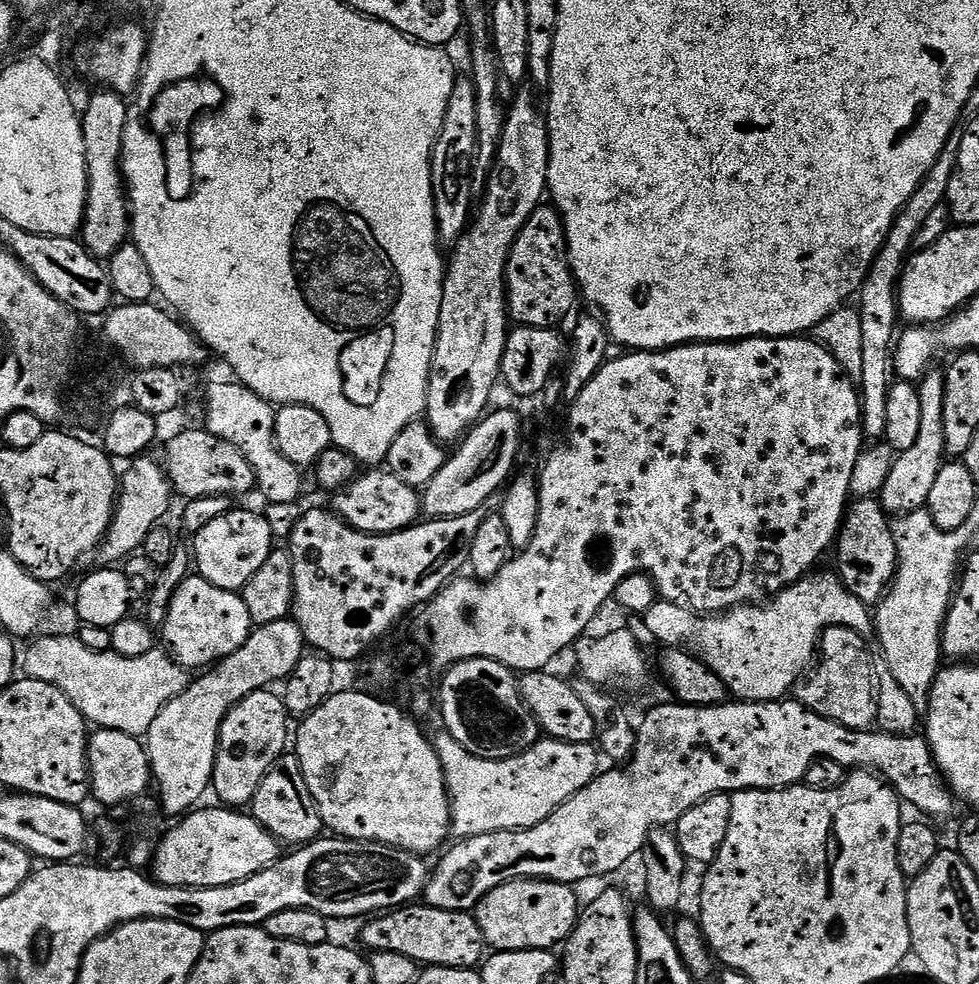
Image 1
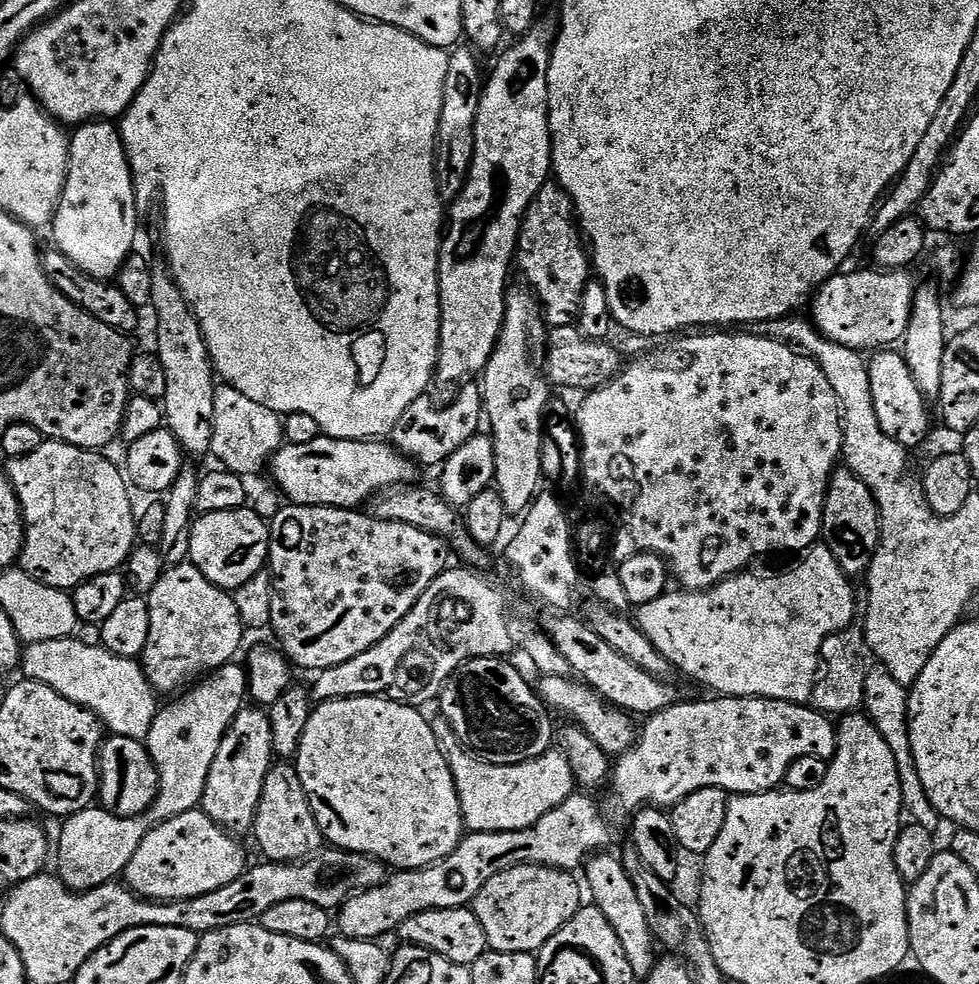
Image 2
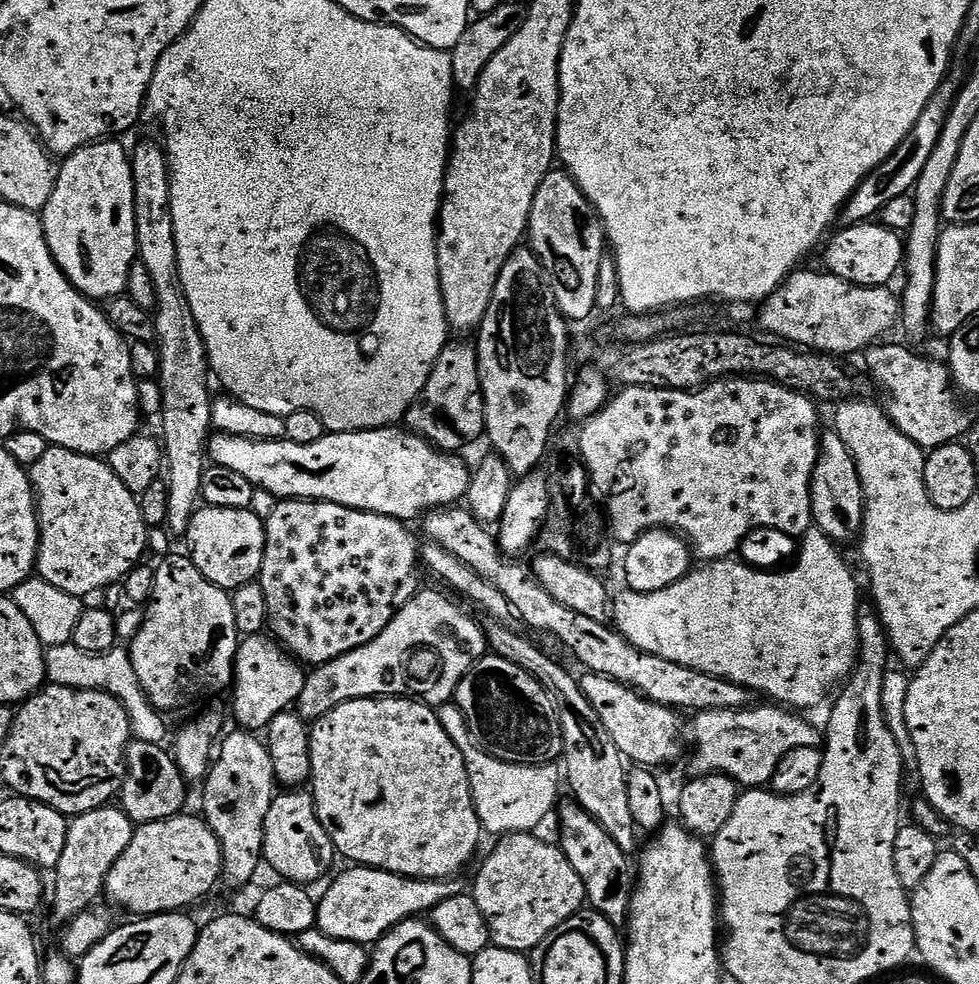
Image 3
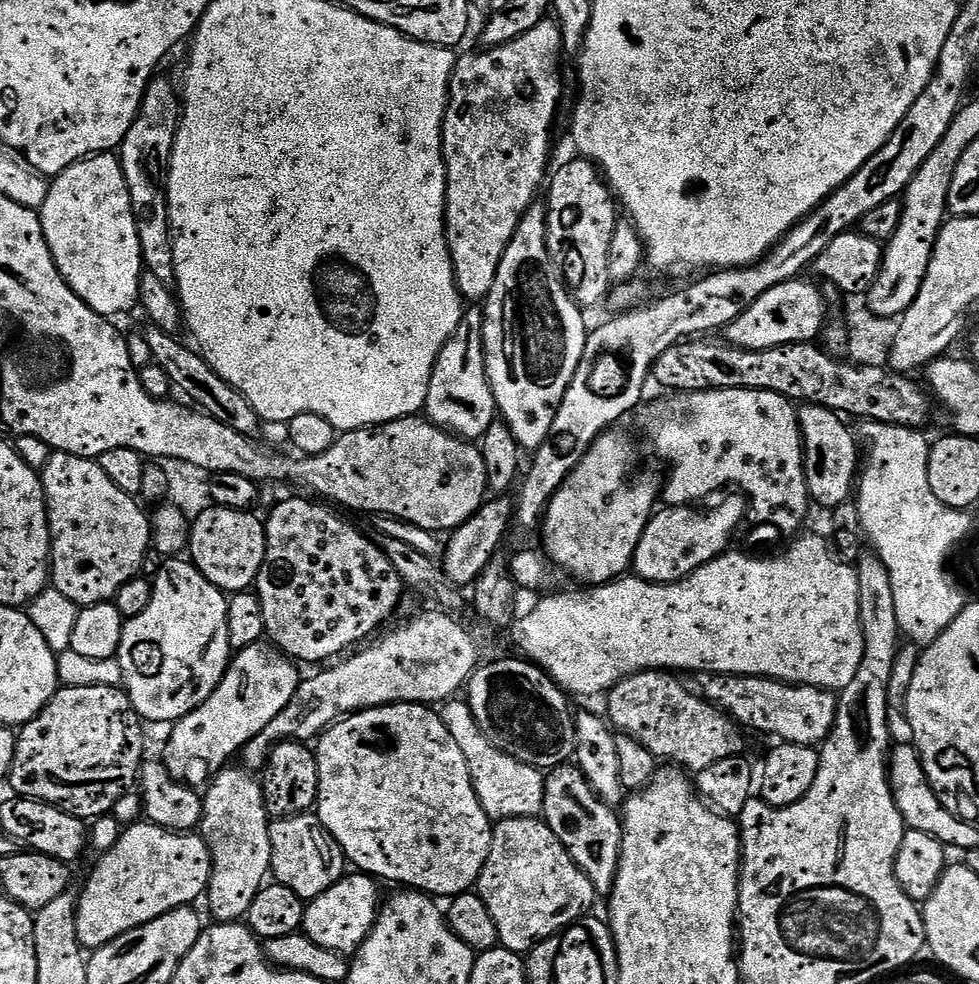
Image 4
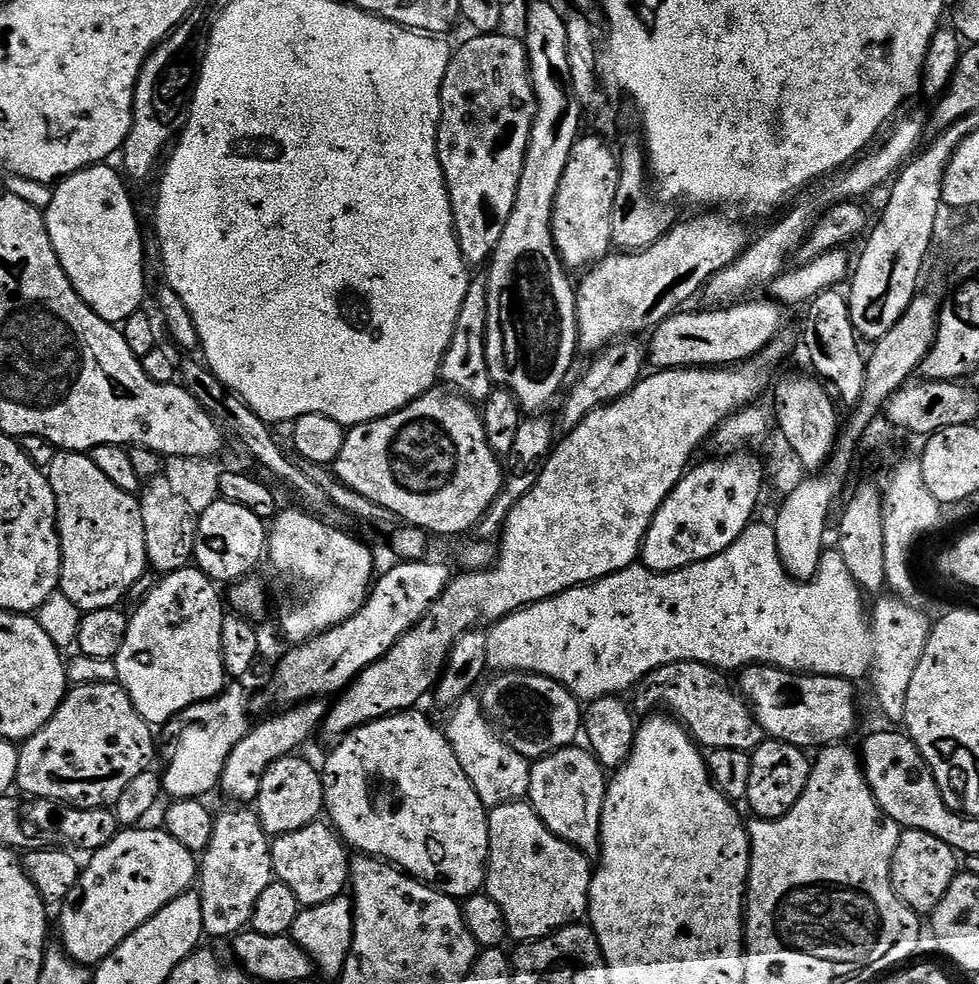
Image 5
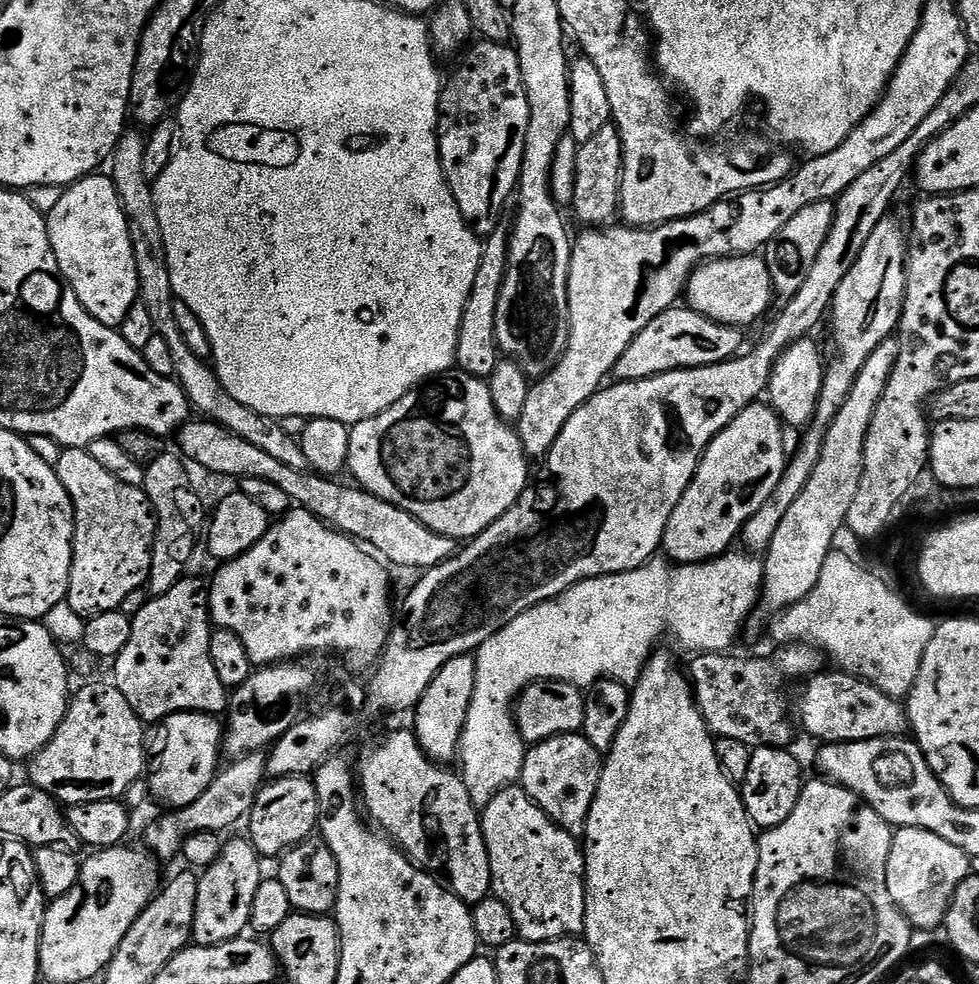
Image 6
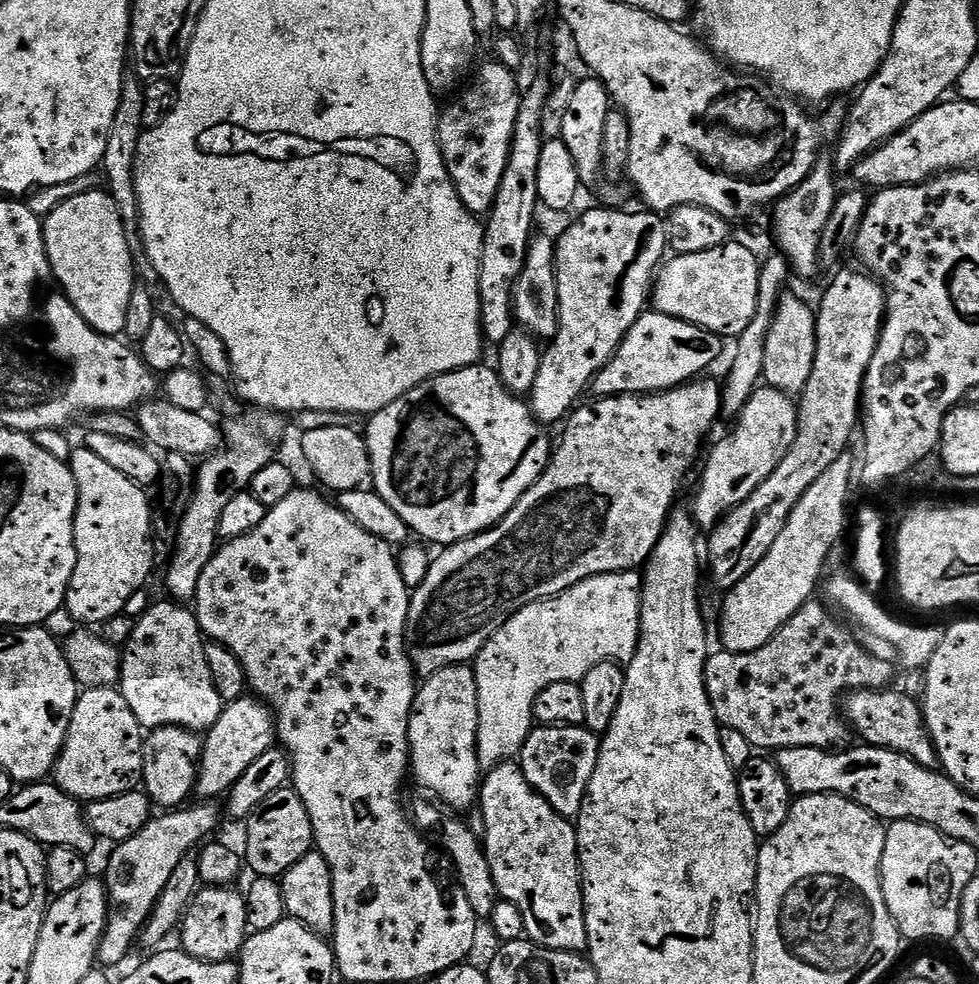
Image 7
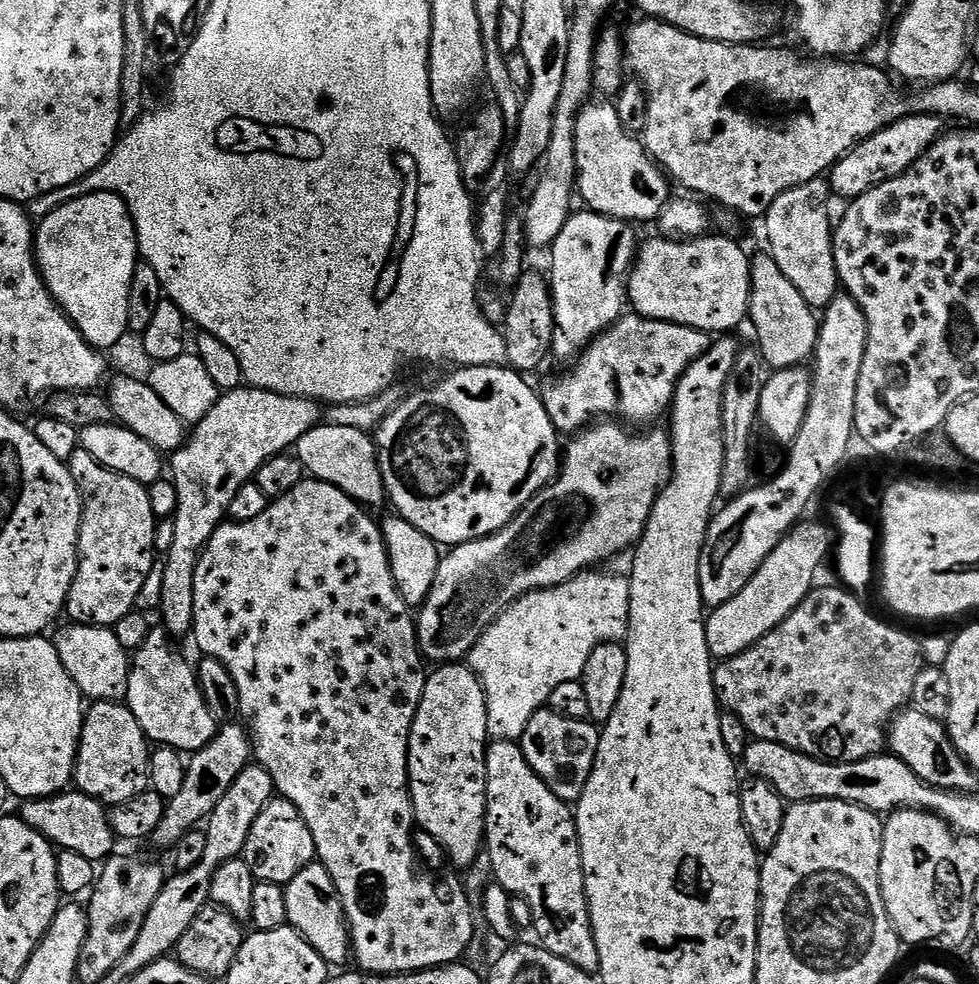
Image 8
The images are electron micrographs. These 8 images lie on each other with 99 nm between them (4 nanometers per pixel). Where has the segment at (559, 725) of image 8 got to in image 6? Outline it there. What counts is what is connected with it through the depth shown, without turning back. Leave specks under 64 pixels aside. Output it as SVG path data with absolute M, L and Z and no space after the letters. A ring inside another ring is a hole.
M571 732L531 745L525 751L519 783L525 794L544 811L559 828L571 836L583 837L590 806L598 790L602 753L582 734Z

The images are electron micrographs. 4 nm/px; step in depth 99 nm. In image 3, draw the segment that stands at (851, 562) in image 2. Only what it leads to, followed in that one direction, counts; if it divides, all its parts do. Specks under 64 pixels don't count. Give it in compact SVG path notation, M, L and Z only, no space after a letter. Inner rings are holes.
M834 430L821 435L820 453L812 475L812 518L837 545L845 546L861 535L864 526L864 491L846 442Z

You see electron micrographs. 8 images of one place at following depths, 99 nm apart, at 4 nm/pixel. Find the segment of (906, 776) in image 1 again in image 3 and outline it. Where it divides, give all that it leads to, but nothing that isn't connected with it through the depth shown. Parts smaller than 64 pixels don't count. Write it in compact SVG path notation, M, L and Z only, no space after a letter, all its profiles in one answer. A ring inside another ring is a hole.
M749 706L747 708L739 708L738 710L710 710L709 712L697 712L695 713L695 715L693 715L691 717L692 720L692 729L689 730L687 729L686 732L686 740L687 743L690 745L690 752L691 752L691 748L692 748L692 772L695 773L695 775L698 776L709 776L712 772L720 772L723 776L728 776L731 778L731 780L736 781L737 784L743 786L745 789L748 790L756 790L759 789L761 786L768 786L771 785L772 782L772 775L774 774L774 770L778 770L778 762L782 762L782 758L786 758L786 754L790 754L790 750L798 750L799 748L801 748L802 746L810 746L811 748L820 748L821 744L822 744L822 732L820 729L820 732L818 729L815 728L814 725L811 724L810 721L808 720L803 720L802 717L803 715L797 714L795 711L789 710L787 707L784 706L768 706L768 707L772 707L772 708L756 708L757 706ZM348 866L348 869L329 886L324 897L319 897L316 905L316 927L330 938L342 938L342 942L358 942L374 946L394 926L404 920L411 920L417 914L431 913L438 902L461 895L461 881L411 880L409 876L399 876L381 868Z

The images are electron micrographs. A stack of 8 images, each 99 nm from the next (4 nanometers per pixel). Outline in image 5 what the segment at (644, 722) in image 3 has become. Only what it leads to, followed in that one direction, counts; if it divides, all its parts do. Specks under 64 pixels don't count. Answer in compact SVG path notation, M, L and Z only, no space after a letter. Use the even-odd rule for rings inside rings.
M674 662L662 666L658 670L654 670L649 676L645 676L634 689L636 695L636 704L634 700L634 708L637 713L652 714L665 704L667 711L671 713L675 719L679 720L688 730L689 736L700 745L701 749L711 750L742 750L751 753L752 749L759 744L765 743L766 737L762 726L756 721L756 716L752 712L752 707L748 701L740 695L739 691L727 680L725 673L719 668L712 668L709 664L702 662Z

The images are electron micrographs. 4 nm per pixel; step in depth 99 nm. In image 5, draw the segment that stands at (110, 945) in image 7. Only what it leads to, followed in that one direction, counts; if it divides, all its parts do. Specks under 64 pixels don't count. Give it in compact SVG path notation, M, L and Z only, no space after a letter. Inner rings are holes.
M323 699L305 700L302 704L294 704L277 711L280 712L277 716L262 721L257 728L256 725L249 727L238 746L230 750L230 758L226 758L226 766L220 775L219 791L224 791L237 805L251 805L258 798L262 778L266 778L270 766L293 755L315 732L319 733L329 711L329 705Z

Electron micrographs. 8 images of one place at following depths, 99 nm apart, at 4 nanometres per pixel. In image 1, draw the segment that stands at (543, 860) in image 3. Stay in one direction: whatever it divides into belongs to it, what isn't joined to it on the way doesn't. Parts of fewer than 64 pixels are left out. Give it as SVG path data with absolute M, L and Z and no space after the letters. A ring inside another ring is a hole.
M511 880L486 894L476 903L474 915L482 934L484 943L489 949L497 952L525 952L531 948L545 950L555 949L567 941L568 935L576 929L578 908L576 912L576 896L567 884L559 884L553 880Z

